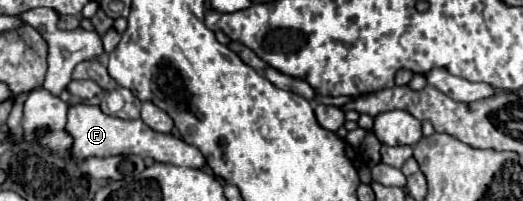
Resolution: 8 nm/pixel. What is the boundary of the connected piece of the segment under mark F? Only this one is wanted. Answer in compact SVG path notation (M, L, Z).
M75 102L69 106L67 114L67 132L73 136L71 158L89 158L89 156L113 156L113 154L137 154L141 158L153 158L155 162L175 164L175 166L191 166L203 168L207 166L205 156L199 148L187 144L185 140L173 134L161 134L151 130L143 120L121 120L115 116L107 116L99 110L99 106L87 106Z

